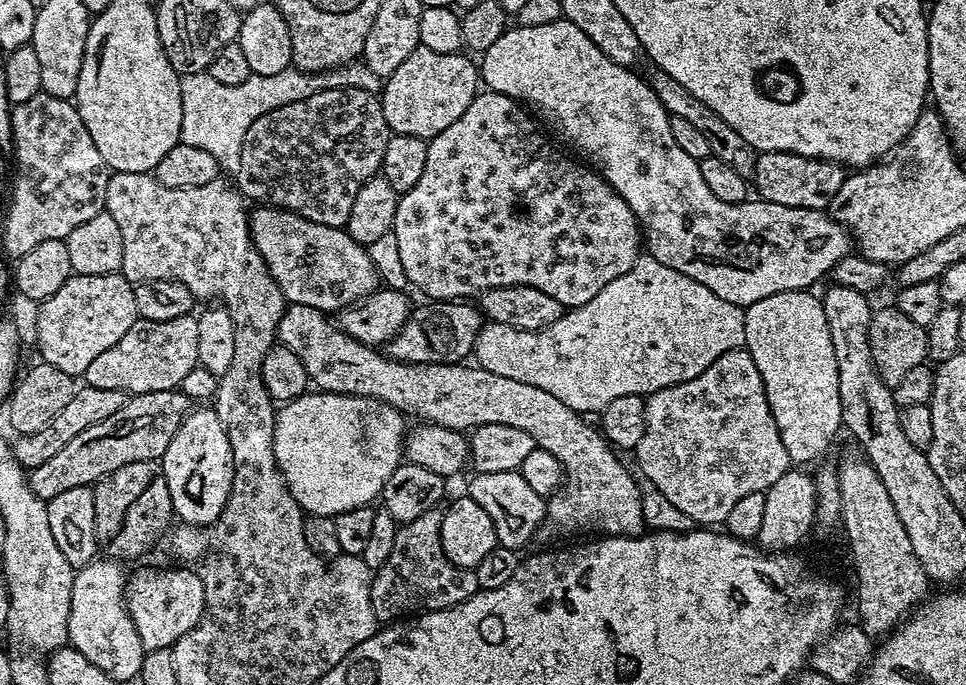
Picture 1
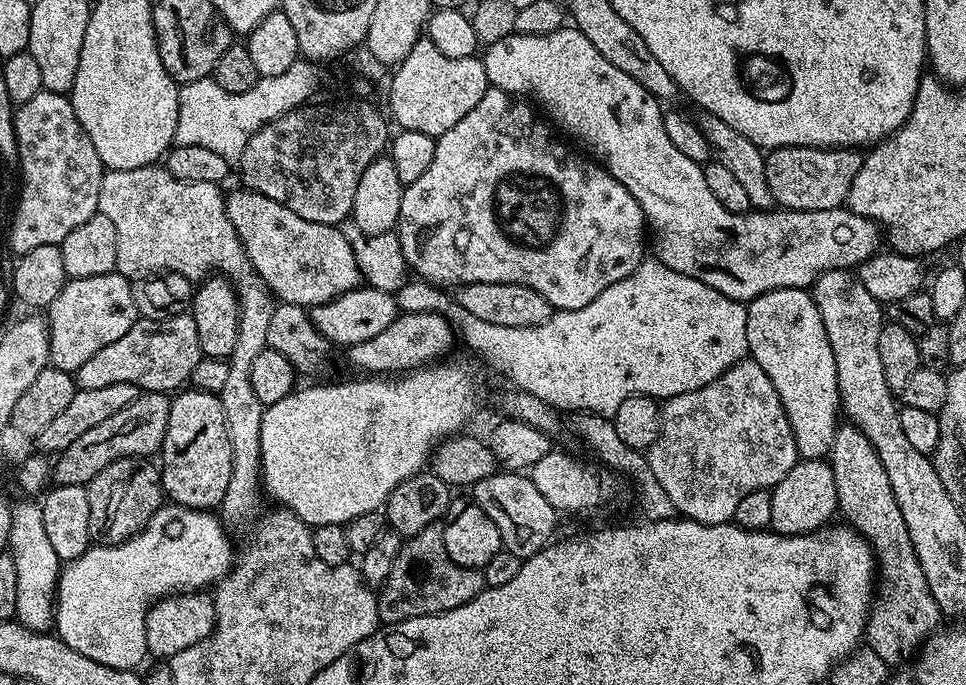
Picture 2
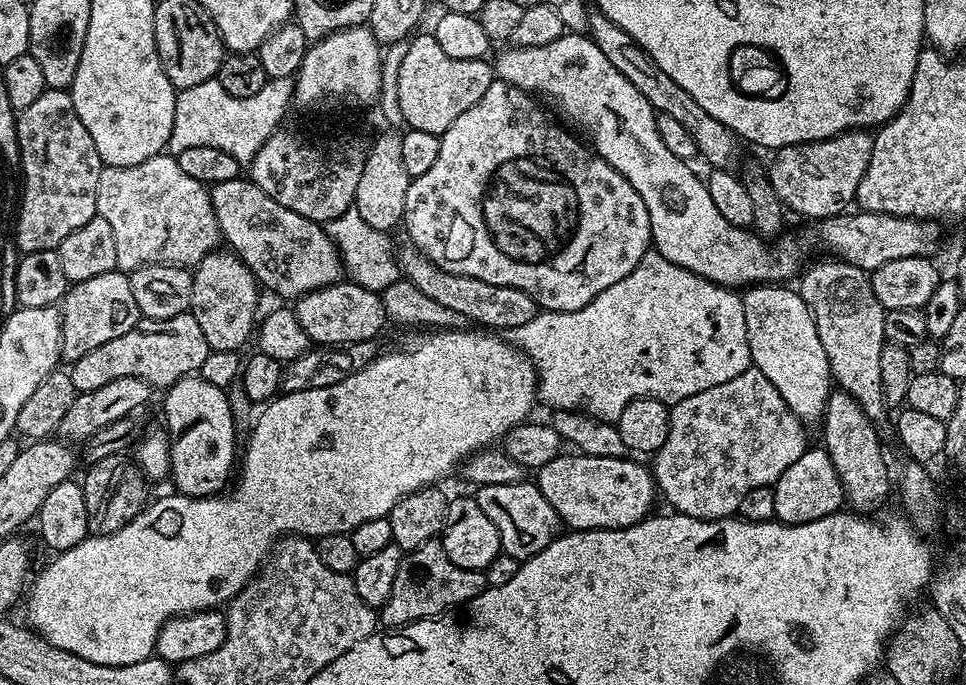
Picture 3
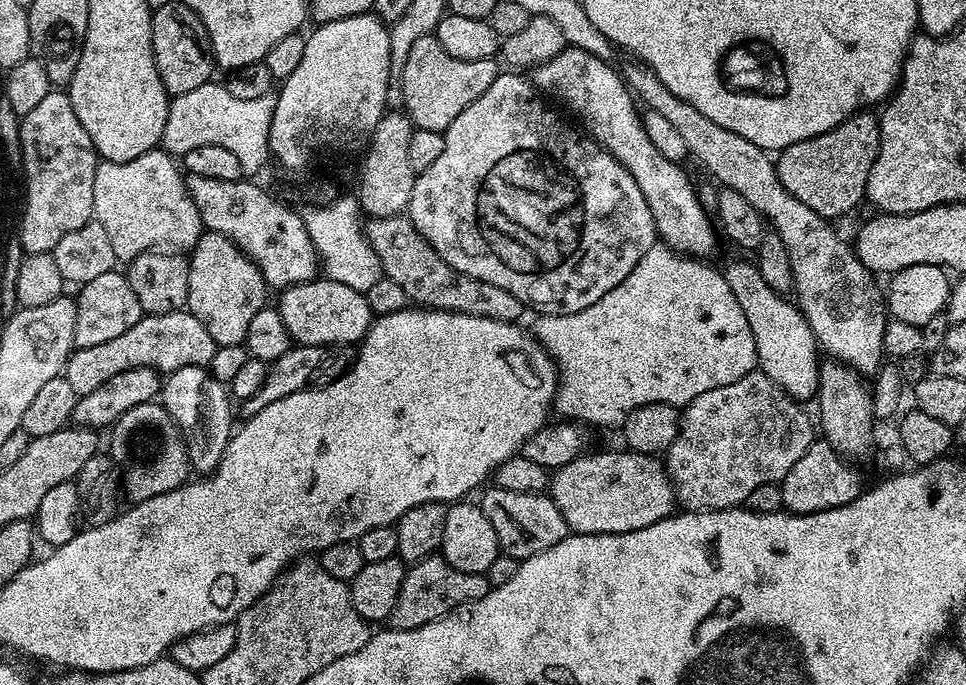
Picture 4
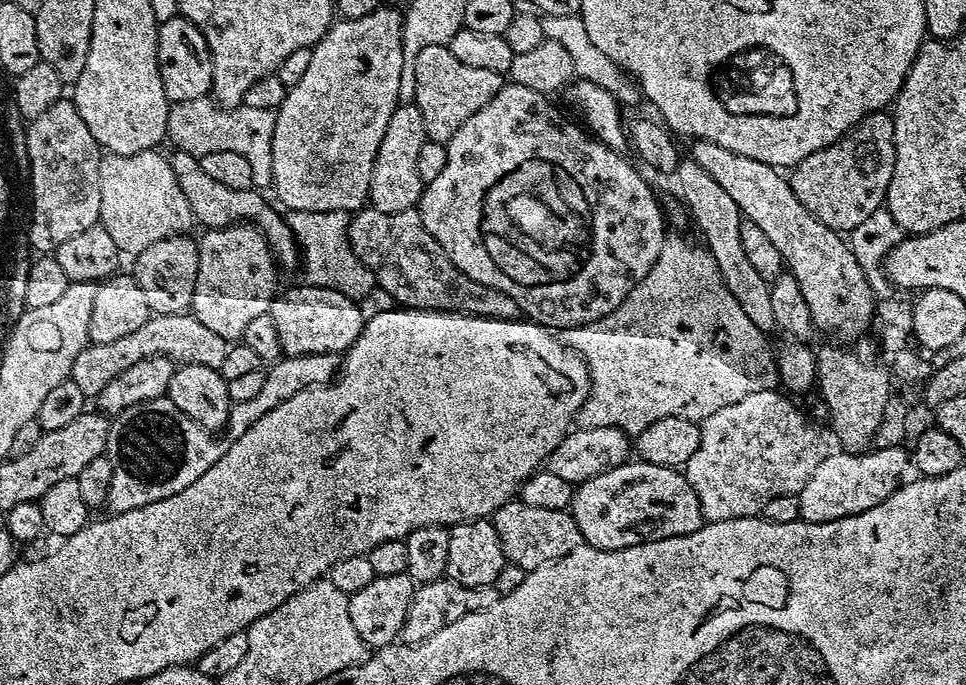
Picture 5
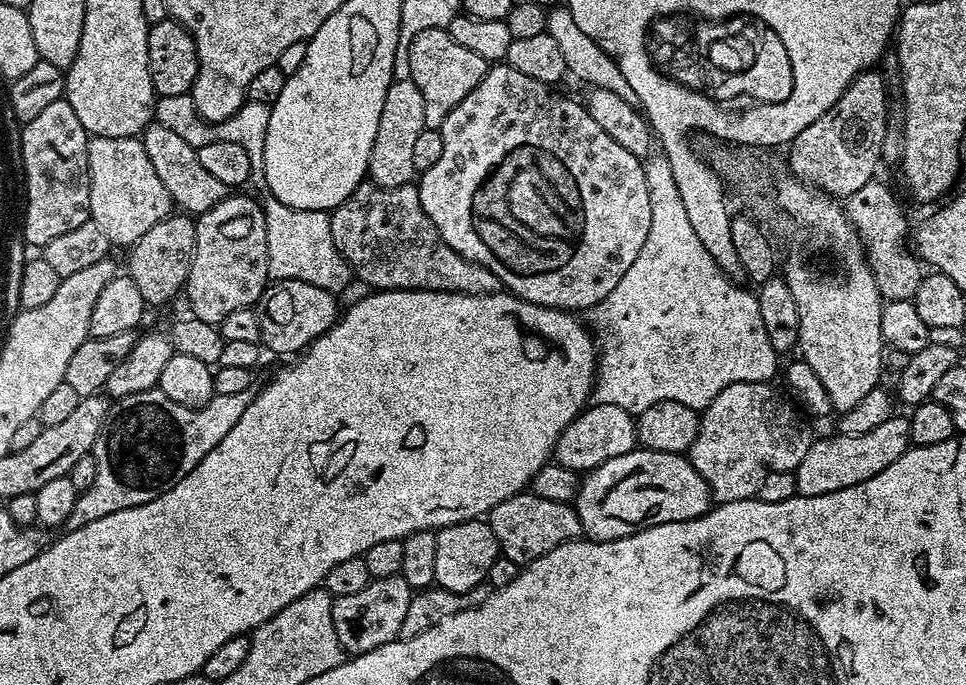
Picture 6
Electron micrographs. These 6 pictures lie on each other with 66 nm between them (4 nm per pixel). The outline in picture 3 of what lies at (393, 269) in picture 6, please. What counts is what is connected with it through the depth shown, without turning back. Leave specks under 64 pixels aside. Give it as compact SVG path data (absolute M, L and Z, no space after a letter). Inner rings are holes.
M405 246L403 249L401 247L398 259L403 279L414 282L414 286L418 286L418 290L422 290L422 294L426 294L426 298L434 298L434 302L439 302L440 305L462 314L465 321L472 323L473 320L476 323L473 325L479 326L481 329L517 328L530 322L530 318L534 318L538 311L538 305L534 302L534 298L530 298L530 294L526 294L522 290L514 290L514 286L494 286L482 282L478 278L450 274L434 262L430 262L430 258L426 258L417 248Z

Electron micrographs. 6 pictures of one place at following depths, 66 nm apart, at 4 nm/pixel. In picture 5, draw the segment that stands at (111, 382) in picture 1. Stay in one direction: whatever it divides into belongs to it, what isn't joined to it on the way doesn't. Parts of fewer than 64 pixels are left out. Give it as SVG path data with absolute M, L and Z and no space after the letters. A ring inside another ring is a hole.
M190 314L178 316L149 315L138 330L123 335L122 338L114 338L114 342L87 343L84 349L74 358L72 363L72 375L70 379L78 390L82 390L85 398L95 398L110 382L110 378L126 370L126 366L132 366L150 356L164 356L167 360L181 364L197 364L198 366L210 366L219 369L222 358L226 358L229 341L223 340L214 330L202 326L198 318Z

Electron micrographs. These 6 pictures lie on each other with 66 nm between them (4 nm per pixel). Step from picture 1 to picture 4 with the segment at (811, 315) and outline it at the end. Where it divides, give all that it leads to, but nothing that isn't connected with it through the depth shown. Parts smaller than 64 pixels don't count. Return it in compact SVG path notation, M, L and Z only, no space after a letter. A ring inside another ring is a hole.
M734 260L722 271L754 334L759 369L794 400L813 399L820 377L820 348L799 307L767 285L753 261Z

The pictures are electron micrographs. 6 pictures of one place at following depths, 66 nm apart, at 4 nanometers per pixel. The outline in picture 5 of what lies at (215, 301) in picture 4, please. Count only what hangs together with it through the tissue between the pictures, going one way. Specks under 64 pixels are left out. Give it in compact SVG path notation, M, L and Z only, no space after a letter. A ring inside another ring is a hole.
M247 222L208 228L196 246L196 273L192 278L190 315L202 326L232 342L244 333L244 323L268 311L277 291L274 257L264 237Z

